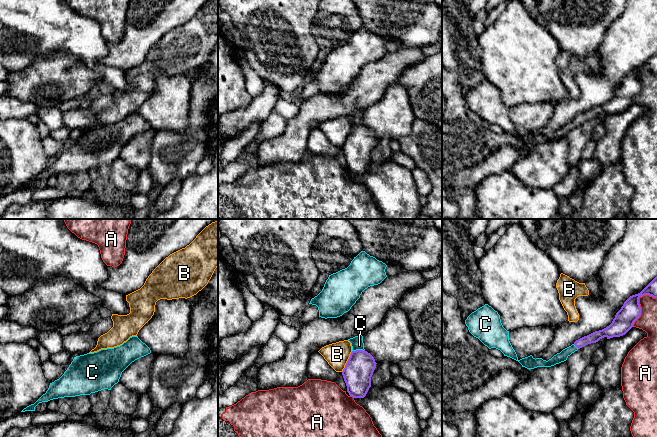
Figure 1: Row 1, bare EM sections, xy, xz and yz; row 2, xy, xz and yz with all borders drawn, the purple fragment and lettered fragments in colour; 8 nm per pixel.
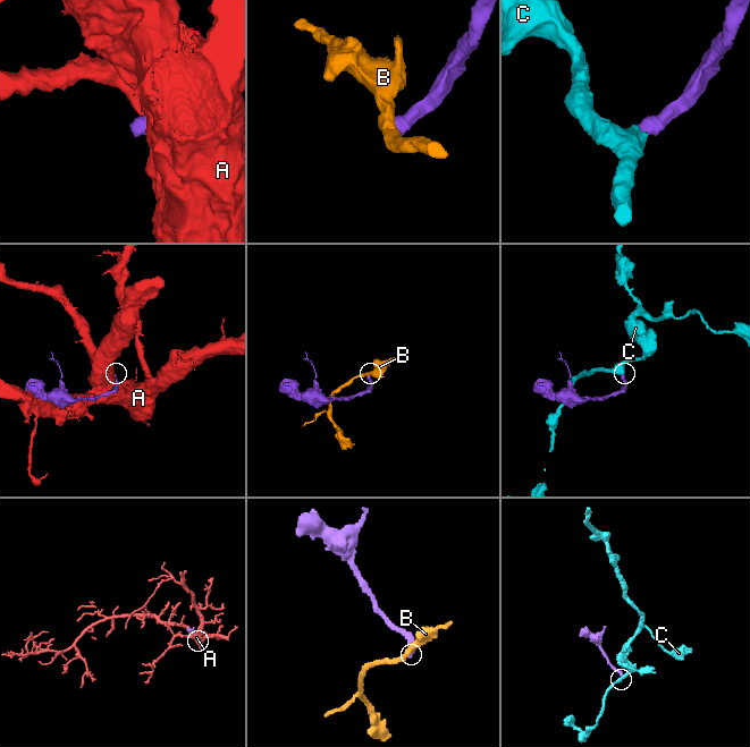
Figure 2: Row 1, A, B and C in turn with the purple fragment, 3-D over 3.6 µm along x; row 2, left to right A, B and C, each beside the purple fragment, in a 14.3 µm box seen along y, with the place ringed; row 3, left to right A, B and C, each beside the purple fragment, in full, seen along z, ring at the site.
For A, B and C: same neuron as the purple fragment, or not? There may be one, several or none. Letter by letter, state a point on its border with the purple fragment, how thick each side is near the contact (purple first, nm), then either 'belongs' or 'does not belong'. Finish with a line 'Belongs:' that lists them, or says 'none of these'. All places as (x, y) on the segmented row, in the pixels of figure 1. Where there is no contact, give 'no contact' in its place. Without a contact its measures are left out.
A: contact yz (639, 304); calibres 160 and 150 nm; does not belong
B: contact xz (347, 361); calibres 220 and 190 nm; does not belong
C: contact xz (358, 350); calibres 220 and 100 nm; belongs
Belongs: C

